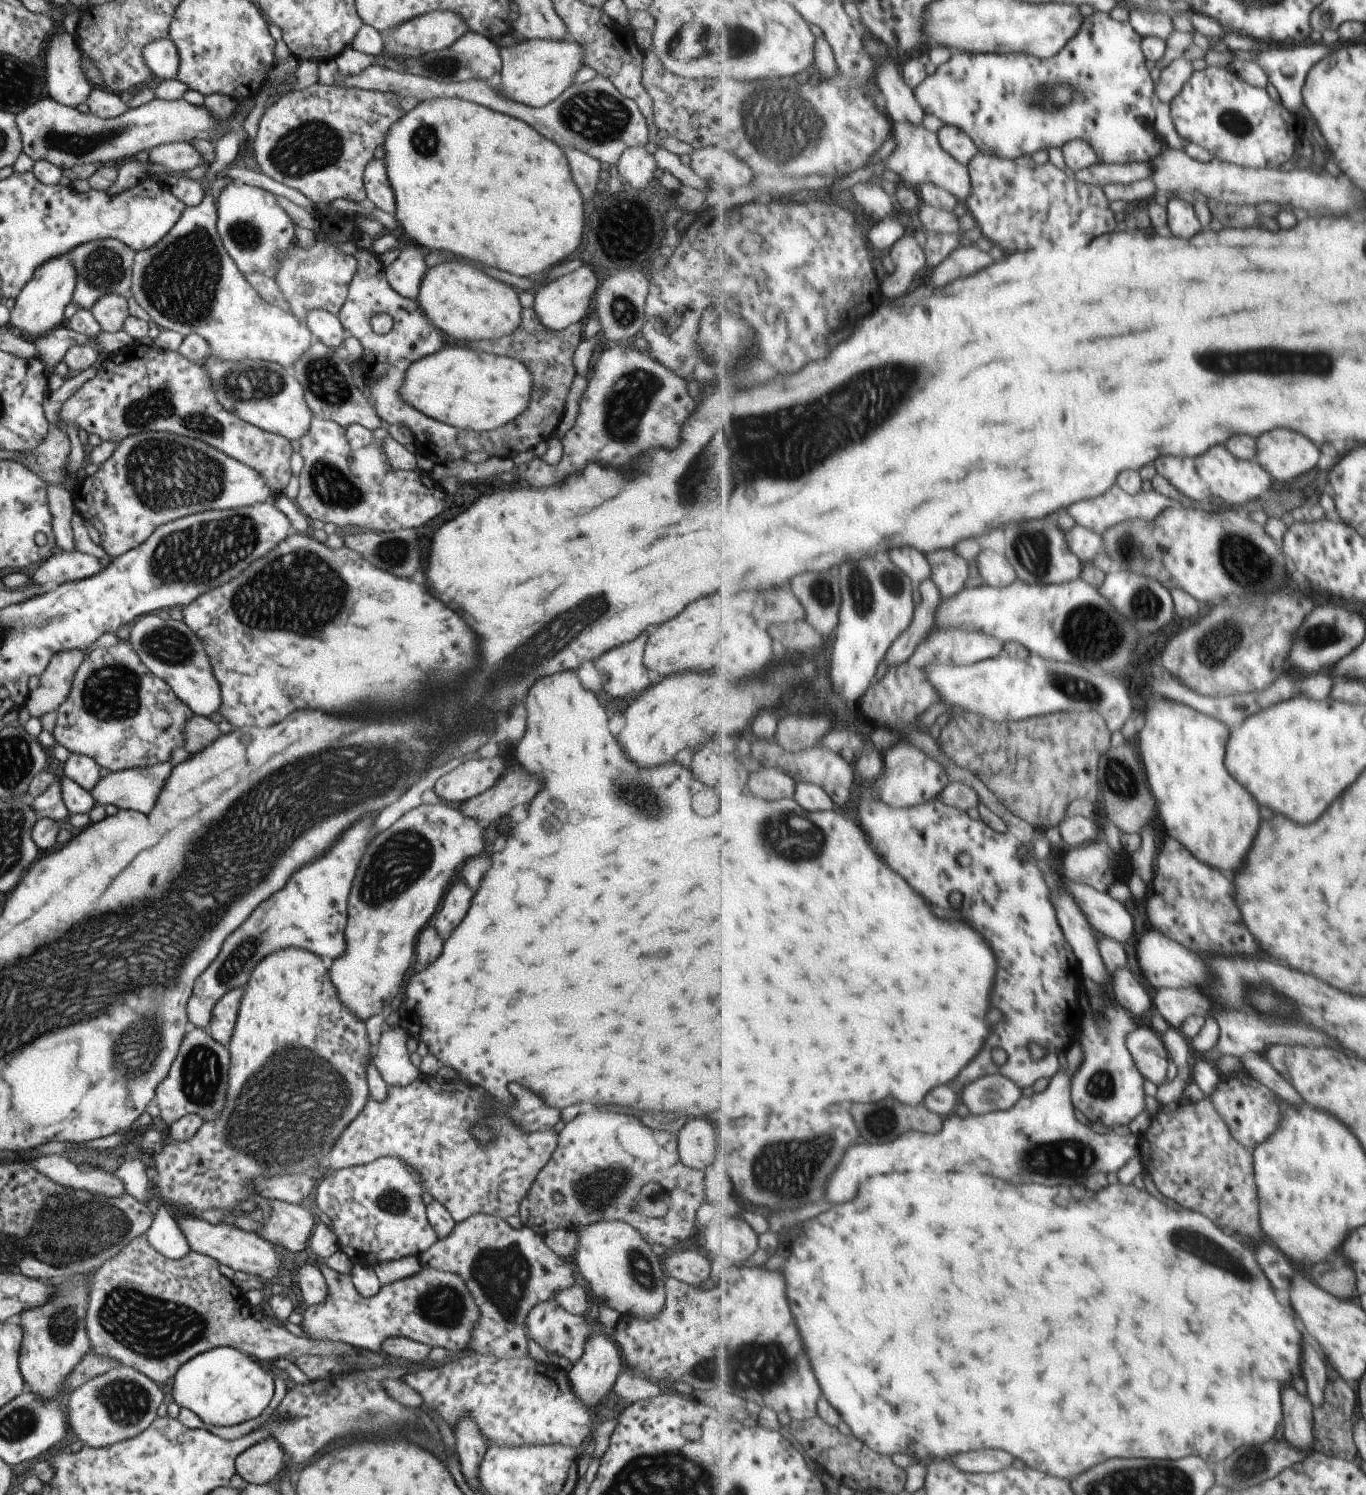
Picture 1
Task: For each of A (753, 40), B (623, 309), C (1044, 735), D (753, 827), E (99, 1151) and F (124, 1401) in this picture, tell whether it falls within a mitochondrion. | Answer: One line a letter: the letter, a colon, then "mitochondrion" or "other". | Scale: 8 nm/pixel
A: mitochondrion
B: mitochondrion
C: mitochondrion
D: mitochondrion
E: other
F: mitochondrion

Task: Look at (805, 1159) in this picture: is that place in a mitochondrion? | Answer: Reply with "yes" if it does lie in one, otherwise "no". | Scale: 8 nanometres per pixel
yes

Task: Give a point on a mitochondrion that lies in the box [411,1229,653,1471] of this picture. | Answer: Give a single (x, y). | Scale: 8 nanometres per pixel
(504, 1273)

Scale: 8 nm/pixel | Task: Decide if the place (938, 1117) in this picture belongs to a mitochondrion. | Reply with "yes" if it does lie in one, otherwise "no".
no

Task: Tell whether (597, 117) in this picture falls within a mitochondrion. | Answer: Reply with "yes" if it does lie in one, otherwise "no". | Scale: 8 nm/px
yes

